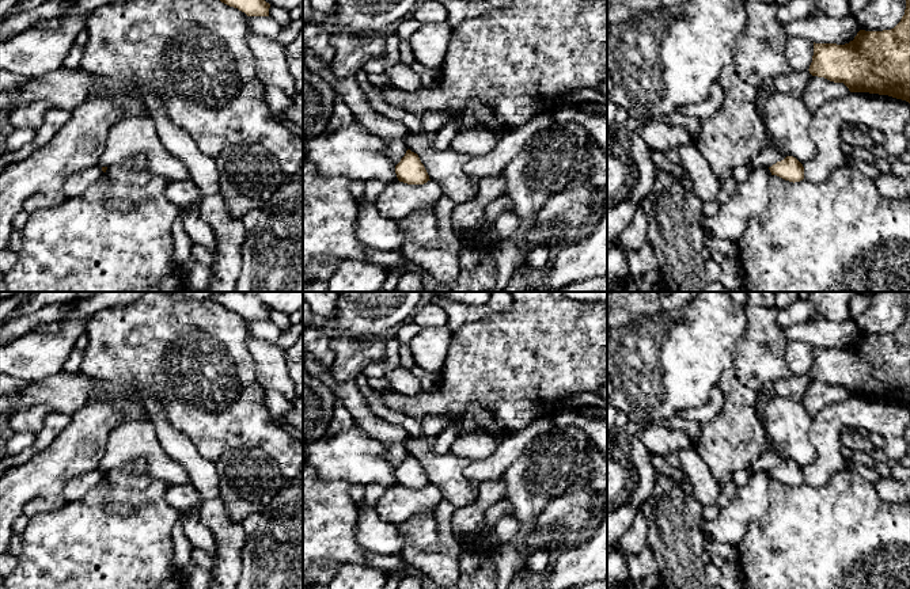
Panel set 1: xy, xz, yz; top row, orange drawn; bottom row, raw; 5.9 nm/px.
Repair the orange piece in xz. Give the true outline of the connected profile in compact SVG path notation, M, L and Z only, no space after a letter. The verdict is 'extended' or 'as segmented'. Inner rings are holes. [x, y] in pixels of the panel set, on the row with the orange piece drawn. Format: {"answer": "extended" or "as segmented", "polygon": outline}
{"answer": "as segmented", "polygon": "M410 149L406 151L405 156L395 166L395 174L399 182L407 185L424 185L431 180L418 155Z"}

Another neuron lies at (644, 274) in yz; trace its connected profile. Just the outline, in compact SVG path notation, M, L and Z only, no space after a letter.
M649 243L640 250L623 248L623 252L627 261L627 276L619 284L623 292L670 292Z

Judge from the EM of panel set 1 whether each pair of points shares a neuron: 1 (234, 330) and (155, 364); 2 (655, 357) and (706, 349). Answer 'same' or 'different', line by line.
1: same
2: same

